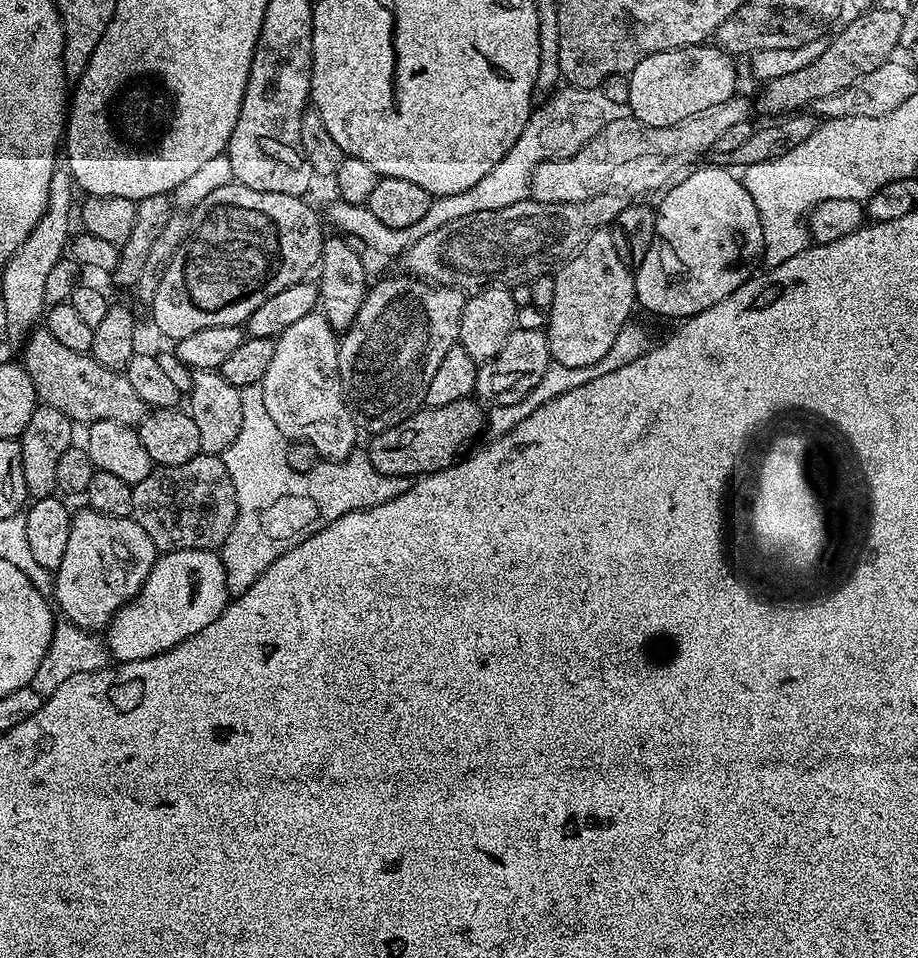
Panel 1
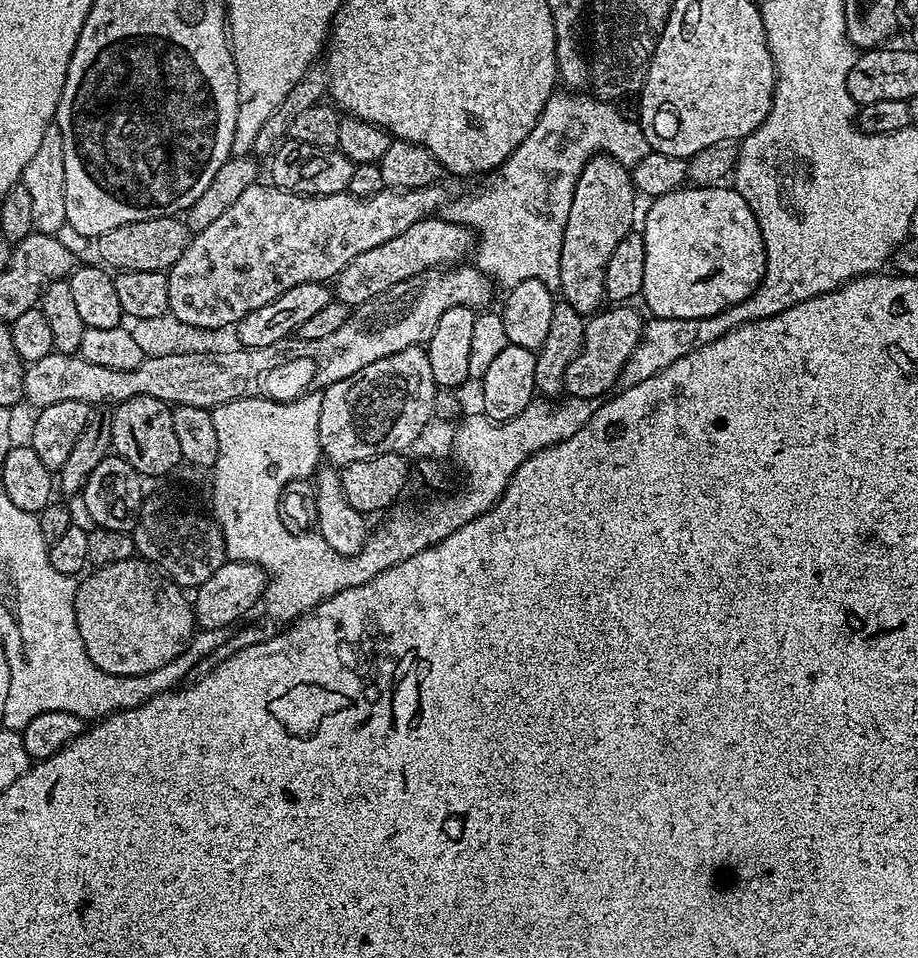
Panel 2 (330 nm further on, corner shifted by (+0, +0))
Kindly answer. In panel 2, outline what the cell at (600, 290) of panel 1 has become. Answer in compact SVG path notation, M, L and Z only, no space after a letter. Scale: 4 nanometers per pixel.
M591 156L586 162L586 166L582 170L582 174L578 178L578 182L574 186L574 202L570 202L570 218L566 218L566 234L562 234L562 258L560 259L560 286L559 295L562 297L563 303L574 306L574 310L578 310L581 314L592 314L597 311L605 303L604 283L606 282L606 262L610 262L610 254L614 254L614 250L618 247L618 242L622 242L622 238L626 238L628 232L633 231L635 222L638 220L638 212L636 216L636 200L638 201L638 193L636 187L632 184L632 174L629 169L625 168L622 162L618 162L613 156Z

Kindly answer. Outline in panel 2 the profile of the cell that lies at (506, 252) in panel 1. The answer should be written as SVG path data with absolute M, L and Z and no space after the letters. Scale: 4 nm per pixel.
M448 266L443 270L429 270L424 275L417 276L415 280L398 282L398 286L390 286L390 290L370 298L365 304L355 305L346 322L338 330L334 330L330 338L317 340L289 338L265 348L237 347L236 352L168 352L165 356L148 354L141 364L134 366L134 370L110 370L106 366L94 366L94 362L86 362L78 354L67 356L54 350L46 358L25 367L24 400L32 403L33 409L36 410L54 406L54 402L86 402L89 406L108 403L108 406L115 406L124 400L139 396L158 398L170 406L181 404L209 410L217 408L219 404L250 400L268 393L271 399L281 402L299 400L309 395L308 388L320 390L325 387L324 367L327 364L329 381L359 376L362 369L370 366L370 362L378 362L378 358L398 354L398 350L427 345L430 334L434 334L434 330L438 327L438 318L442 318L442 314L446 314L450 306L466 306L480 310L491 305L488 303L492 300L493 281L481 272L479 267L464 267L468 266Z

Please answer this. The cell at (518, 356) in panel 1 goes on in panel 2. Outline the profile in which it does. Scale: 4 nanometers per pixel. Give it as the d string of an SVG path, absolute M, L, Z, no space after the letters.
M632 306L608 307L587 317L580 353L570 362L570 366L566 366L564 392L568 396L587 400L607 397L617 387L622 368L626 366L630 354L640 343L644 334L645 317L640 317Z

